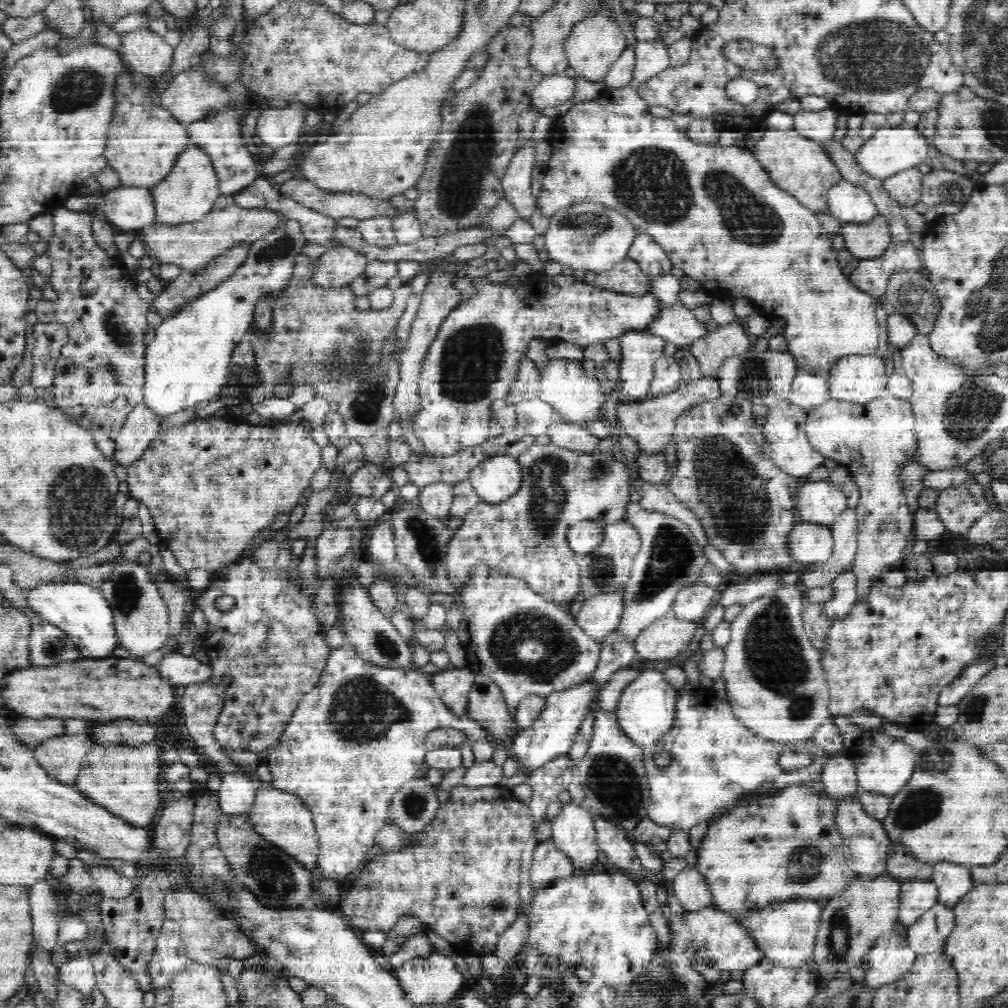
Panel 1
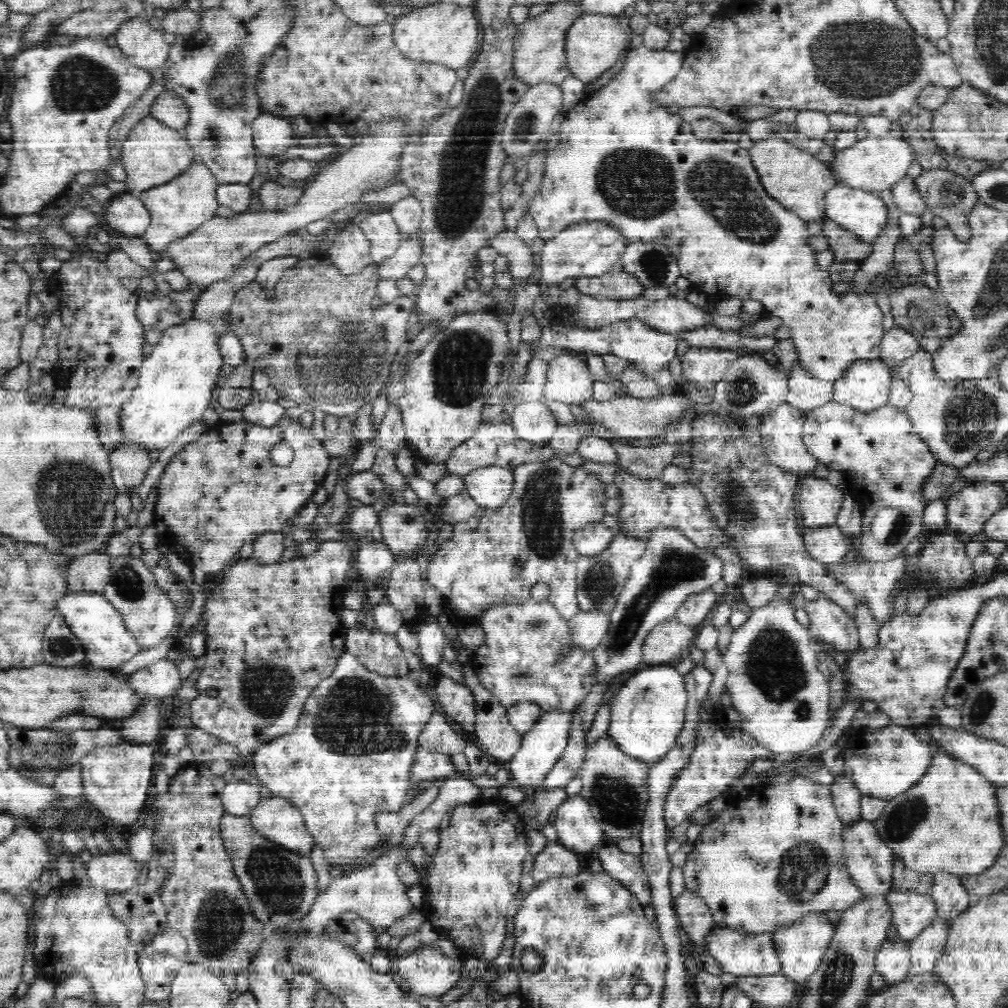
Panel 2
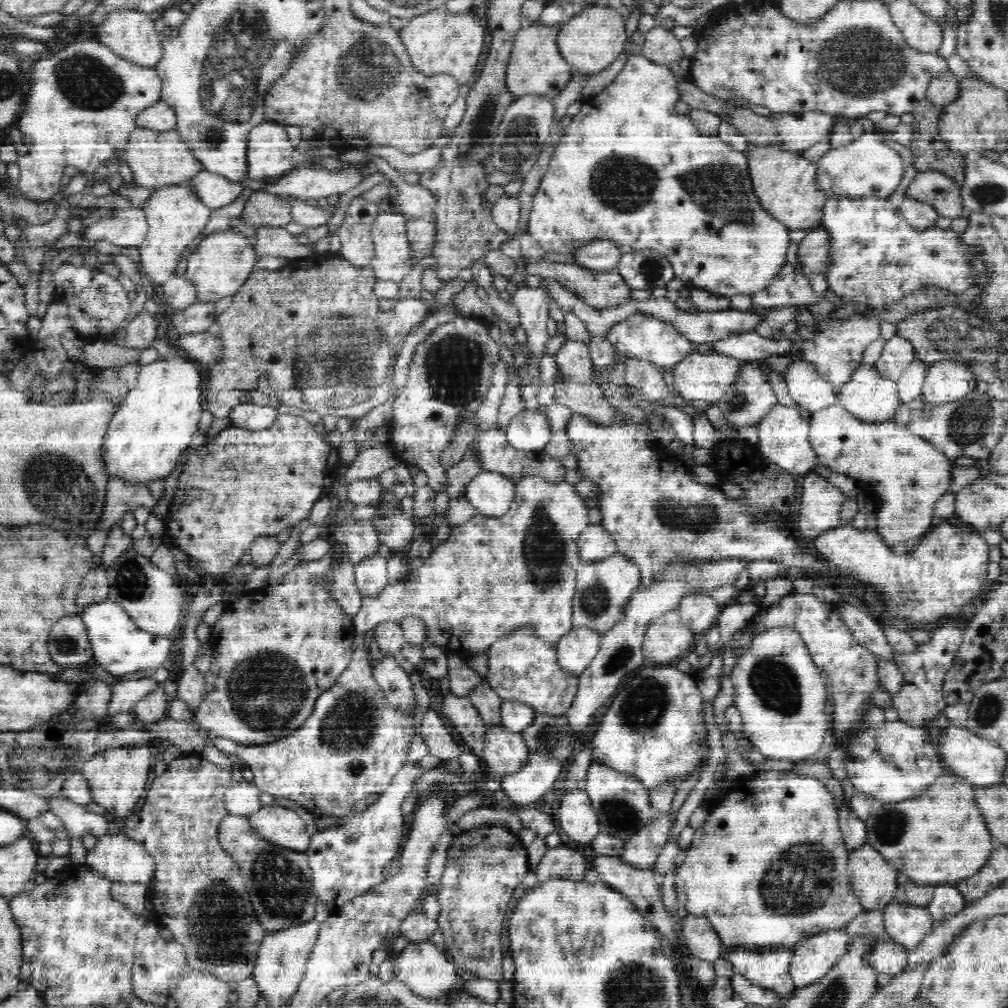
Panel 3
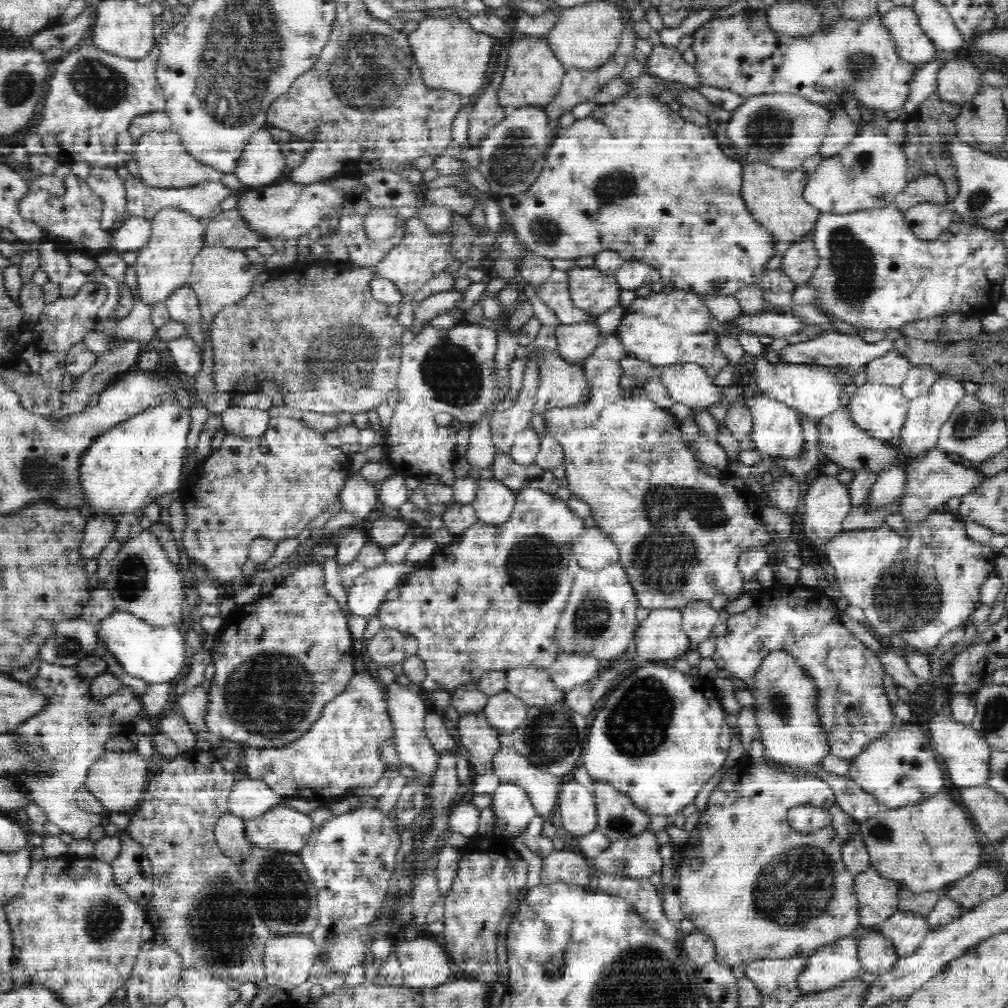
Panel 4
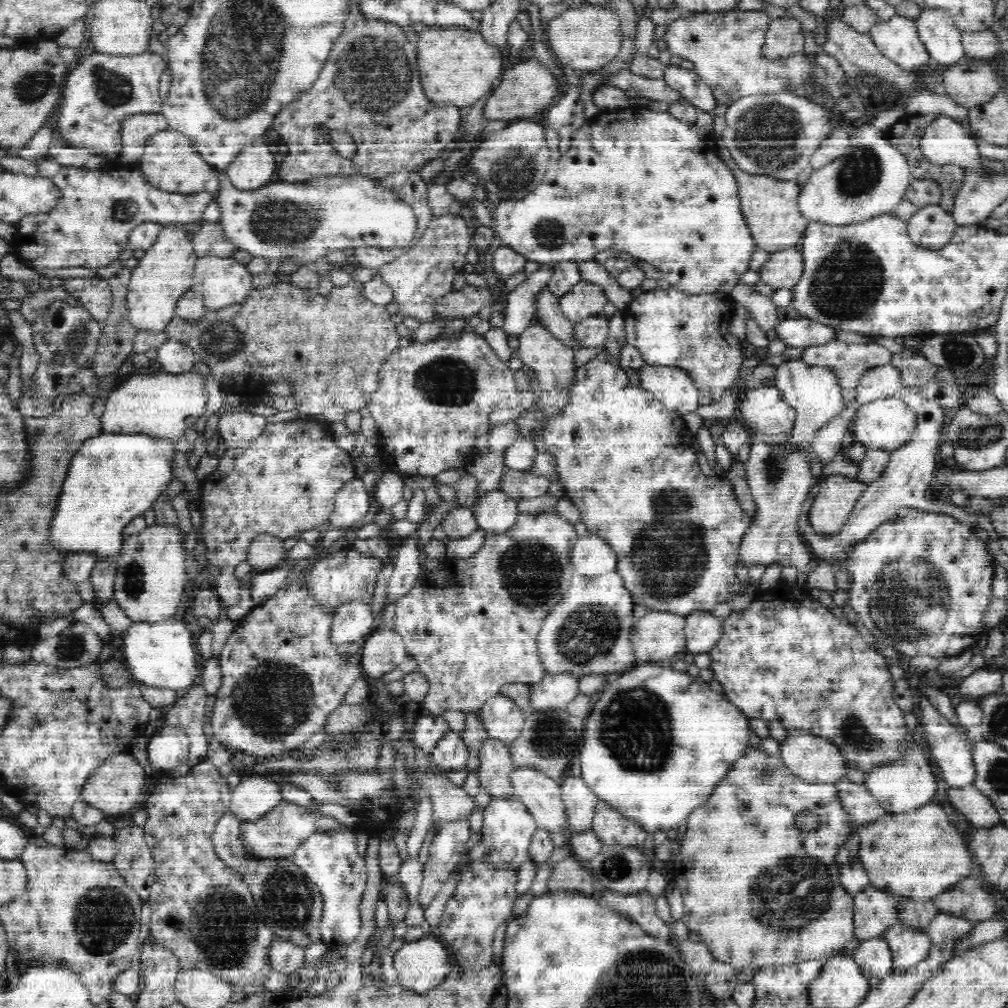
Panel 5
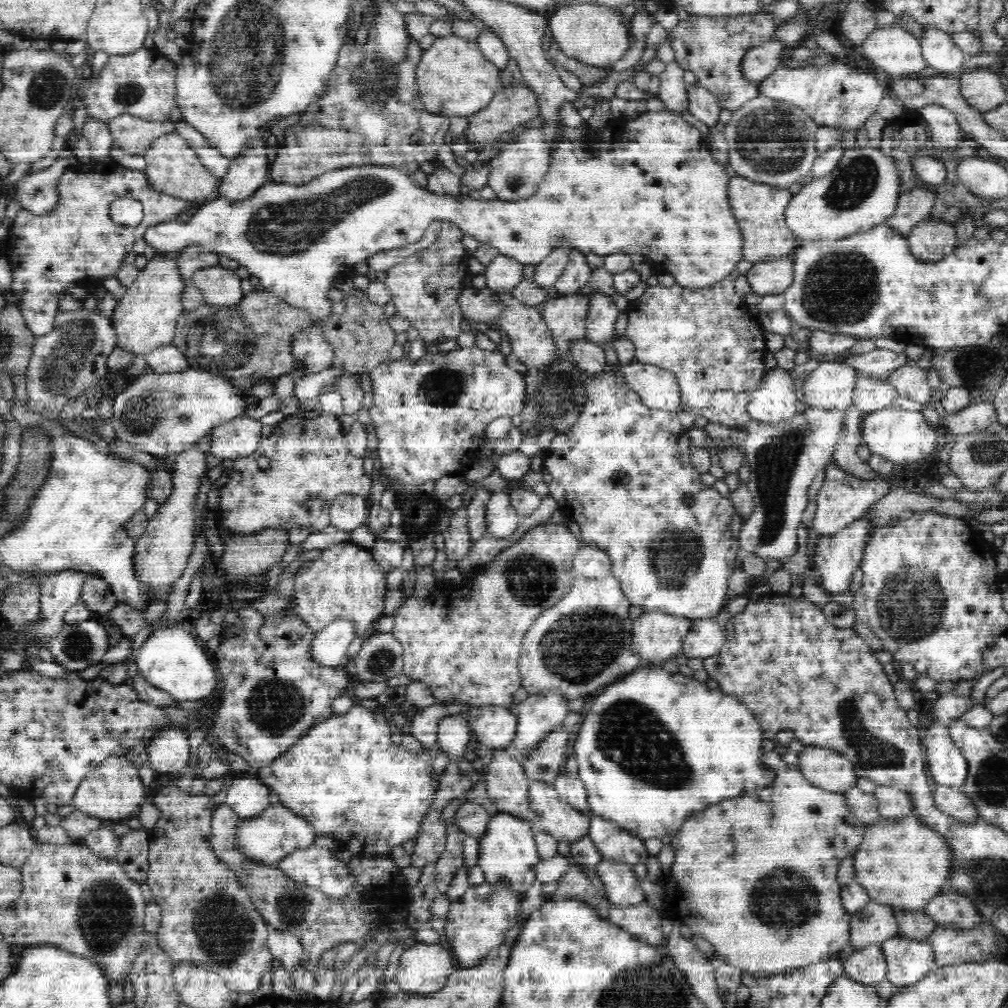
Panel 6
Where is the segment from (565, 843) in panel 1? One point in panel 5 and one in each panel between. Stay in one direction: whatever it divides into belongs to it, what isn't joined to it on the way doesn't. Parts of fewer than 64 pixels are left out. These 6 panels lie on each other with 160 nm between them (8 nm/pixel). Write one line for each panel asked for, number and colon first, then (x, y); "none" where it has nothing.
2: (577, 830)
3: (577, 819)
4: (577, 807)
5: (579, 801)

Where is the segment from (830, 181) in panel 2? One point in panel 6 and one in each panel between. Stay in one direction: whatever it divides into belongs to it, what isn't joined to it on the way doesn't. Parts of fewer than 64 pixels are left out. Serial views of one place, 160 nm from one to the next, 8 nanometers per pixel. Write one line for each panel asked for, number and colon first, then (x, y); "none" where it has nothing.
3: (786, 183)
4: (774, 196)
5: (770, 205)
6: (759, 208)

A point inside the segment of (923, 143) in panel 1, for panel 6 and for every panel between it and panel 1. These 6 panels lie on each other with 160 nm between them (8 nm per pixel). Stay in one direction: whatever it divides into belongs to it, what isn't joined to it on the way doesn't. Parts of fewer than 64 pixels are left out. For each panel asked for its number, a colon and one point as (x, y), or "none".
2: (874, 163)
3: (868, 166)
4: (869, 172)
5: (871, 178)
6: (862, 191)

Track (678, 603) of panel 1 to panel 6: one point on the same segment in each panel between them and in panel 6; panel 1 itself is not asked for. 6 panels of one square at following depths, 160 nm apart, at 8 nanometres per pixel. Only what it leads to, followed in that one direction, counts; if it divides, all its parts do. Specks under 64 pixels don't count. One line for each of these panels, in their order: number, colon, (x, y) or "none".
2: (695, 610)
3: (698, 612)
4: (699, 617)
5: (702, 629)
6: (706, 637)

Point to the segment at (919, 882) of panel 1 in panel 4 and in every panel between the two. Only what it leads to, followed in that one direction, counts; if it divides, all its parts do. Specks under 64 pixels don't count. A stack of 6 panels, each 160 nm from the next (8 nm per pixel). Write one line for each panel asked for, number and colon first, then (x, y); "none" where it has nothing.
2: (913, 910)
3: (907, 923)
4: (906, 930)

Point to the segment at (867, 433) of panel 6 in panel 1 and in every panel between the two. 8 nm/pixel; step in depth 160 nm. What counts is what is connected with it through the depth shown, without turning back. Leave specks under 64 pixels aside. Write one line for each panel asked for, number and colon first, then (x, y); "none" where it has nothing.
1: (857, 377)
2: (865, 384)
3: (868, 394)
4: (880, 409)
5: (885, 423)

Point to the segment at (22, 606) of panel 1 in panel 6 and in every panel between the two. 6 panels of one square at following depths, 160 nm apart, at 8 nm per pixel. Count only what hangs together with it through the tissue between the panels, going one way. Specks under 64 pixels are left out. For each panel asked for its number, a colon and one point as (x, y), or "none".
2: (89, 615)
3: (118, 645)
4: (155, 654)
5: (161, 654)
6: (171, 659)

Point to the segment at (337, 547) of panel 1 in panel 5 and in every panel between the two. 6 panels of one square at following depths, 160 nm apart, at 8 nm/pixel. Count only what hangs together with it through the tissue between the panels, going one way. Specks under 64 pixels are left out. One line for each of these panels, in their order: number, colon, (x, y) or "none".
2: (273, 632)
3: (274, 649)
4: (279, 658)
5: (281, 674)

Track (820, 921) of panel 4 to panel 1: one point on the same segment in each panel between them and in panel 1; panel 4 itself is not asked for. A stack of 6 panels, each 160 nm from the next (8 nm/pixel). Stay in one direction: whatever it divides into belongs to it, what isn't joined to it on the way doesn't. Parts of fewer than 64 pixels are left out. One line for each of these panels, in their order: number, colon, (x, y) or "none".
1: (785, 845)
2: (762, 863)
3: (766, 868)

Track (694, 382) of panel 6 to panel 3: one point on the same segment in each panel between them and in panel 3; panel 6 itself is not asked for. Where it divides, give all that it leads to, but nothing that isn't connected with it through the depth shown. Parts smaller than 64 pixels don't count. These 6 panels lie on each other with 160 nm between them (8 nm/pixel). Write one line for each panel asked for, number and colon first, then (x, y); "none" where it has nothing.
3: (639, 337)
4: (663, 329)
5: (669, 327)

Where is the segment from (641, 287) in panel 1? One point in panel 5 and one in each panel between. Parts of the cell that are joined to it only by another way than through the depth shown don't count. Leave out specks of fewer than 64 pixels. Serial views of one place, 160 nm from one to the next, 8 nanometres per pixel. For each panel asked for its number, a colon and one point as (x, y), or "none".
2: (617, 283)
3: (608, 289)
4: (592, 291)
5: (585, 299)

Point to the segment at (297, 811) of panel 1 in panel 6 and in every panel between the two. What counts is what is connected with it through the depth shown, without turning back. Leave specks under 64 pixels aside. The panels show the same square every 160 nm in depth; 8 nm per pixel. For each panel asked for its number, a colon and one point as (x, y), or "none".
2: (277, 818)
3: (285, 827)
4: (284, 828)
5: (279, 833)
6: (267, 839)

